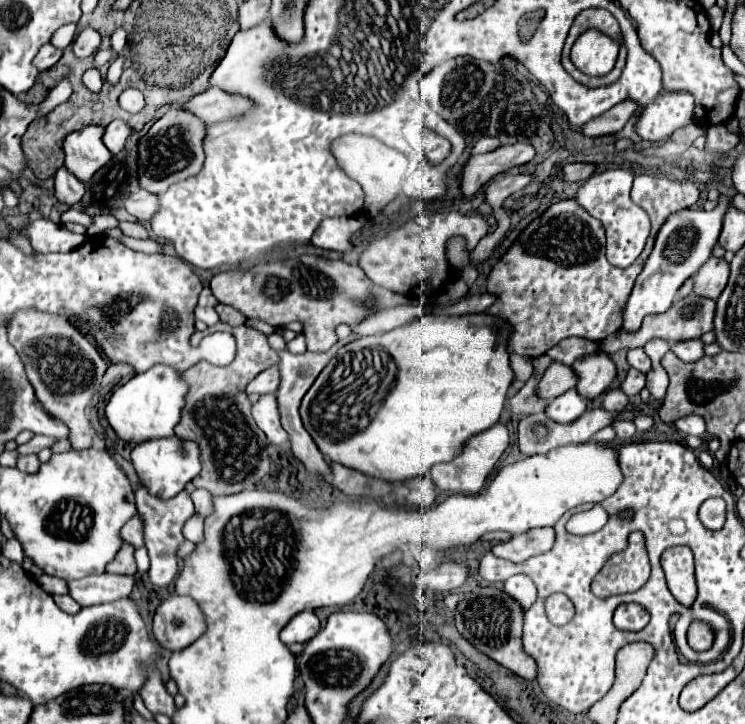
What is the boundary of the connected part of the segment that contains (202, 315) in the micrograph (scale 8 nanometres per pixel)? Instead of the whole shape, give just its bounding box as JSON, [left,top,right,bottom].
[195,308,219,326]

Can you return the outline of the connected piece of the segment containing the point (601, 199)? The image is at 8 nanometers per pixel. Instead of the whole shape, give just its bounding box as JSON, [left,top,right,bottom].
[575,170,649,268]

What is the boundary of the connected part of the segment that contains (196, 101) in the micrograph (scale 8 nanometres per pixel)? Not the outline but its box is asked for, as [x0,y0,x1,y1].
[181,88,251,122]

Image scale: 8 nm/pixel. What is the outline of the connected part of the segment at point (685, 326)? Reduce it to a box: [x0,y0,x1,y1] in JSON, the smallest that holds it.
[599,294,715,354]

